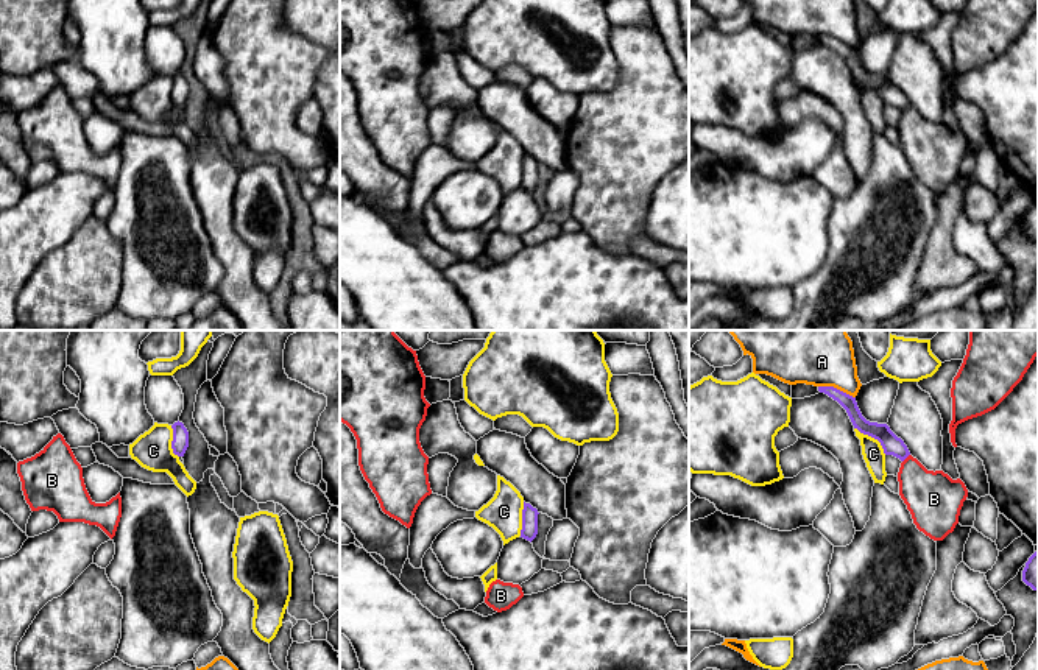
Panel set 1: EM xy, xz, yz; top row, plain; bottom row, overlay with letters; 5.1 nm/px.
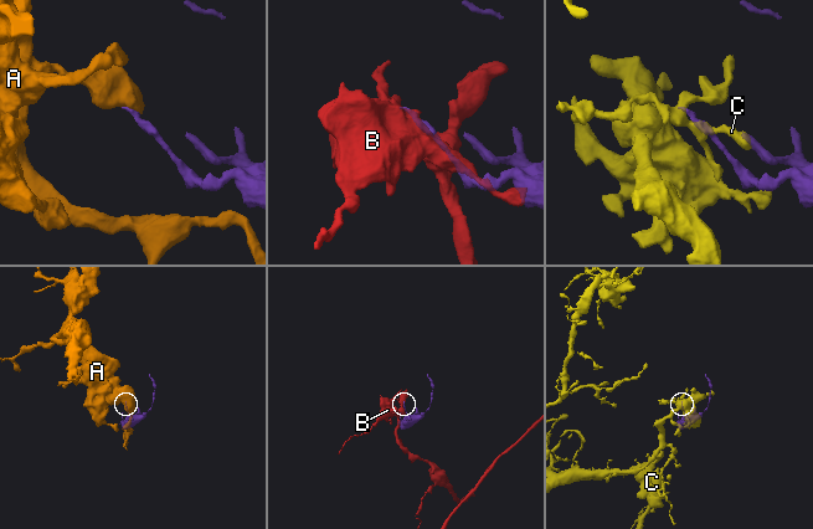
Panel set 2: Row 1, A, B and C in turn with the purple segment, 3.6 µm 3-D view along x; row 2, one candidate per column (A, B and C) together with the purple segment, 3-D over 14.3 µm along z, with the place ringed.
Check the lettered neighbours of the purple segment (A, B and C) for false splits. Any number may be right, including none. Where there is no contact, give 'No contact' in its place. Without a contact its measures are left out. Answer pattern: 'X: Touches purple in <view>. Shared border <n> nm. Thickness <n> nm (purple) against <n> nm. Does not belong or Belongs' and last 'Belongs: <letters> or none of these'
A: Touches purple in yz. Shared border 200 nm. Thickness 80 nm (purple) against 380 nm. Does not belong
B: Touches purple in yz. Shared border 60 nm. Thickness 100 nm (purple) against 280 nm. Does not belong
C: Touches purple in yz. Shared border 220 nm. Thickness 100 nm (purple) against 110 nm. Does not belong
Belongs: none of these

